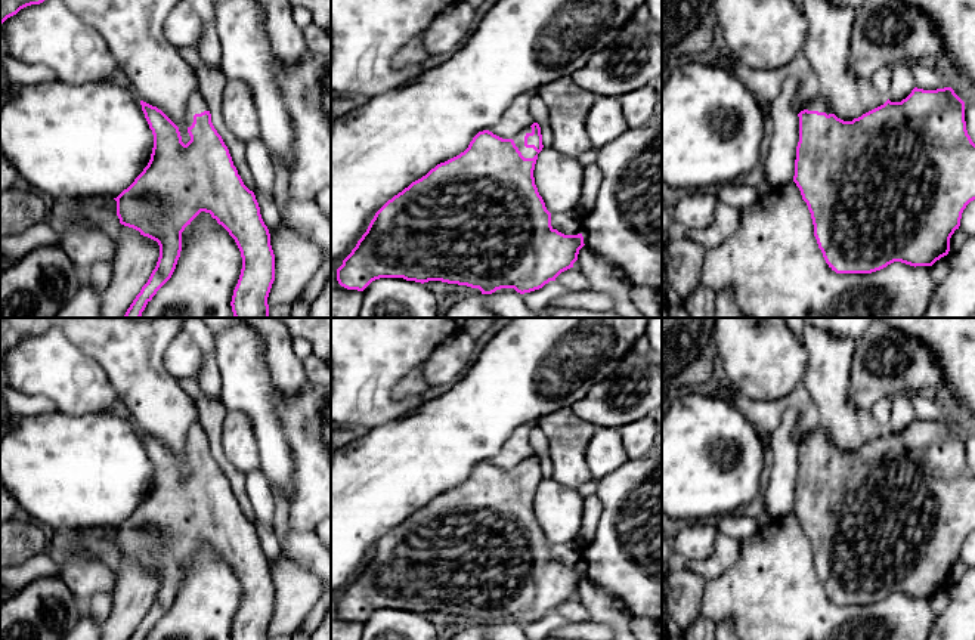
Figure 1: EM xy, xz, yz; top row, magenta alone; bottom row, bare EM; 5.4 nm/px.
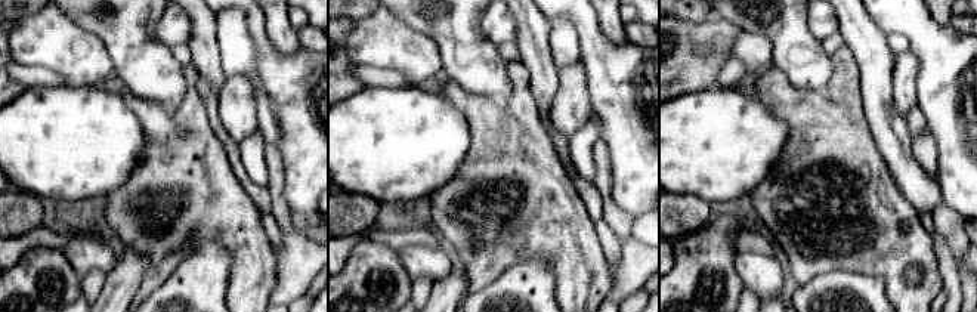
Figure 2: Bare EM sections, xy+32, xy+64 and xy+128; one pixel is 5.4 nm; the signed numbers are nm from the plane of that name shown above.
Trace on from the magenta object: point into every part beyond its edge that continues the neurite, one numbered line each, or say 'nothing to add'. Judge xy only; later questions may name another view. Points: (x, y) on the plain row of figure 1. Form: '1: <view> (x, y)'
1: xy (197, 435)

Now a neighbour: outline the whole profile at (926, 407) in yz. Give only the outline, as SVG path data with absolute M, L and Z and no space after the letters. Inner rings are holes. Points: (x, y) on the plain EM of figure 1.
M916 392L909 395L909 398L913 405L914 418L923 421L937 421L948 418L947 406L935 395Z

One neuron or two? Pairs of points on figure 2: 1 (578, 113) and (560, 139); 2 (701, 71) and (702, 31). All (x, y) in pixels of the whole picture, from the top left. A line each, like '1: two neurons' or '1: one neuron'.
1: two neurons
2: one neuron

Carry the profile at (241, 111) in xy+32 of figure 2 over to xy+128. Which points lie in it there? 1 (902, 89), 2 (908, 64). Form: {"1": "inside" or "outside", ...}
{"1": "inside", "2": "inside"}

